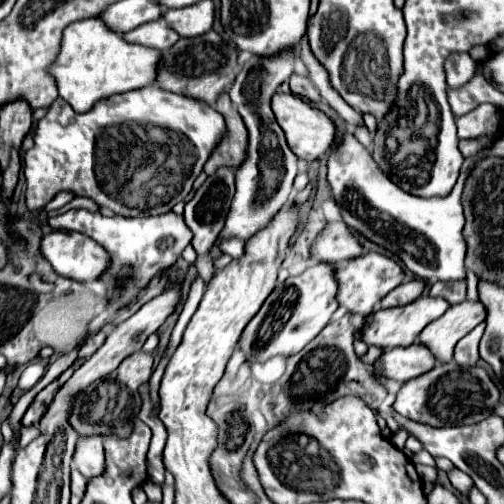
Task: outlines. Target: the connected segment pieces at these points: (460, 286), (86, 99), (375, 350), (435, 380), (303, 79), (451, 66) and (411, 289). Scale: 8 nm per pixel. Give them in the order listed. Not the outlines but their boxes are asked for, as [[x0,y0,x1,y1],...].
[[430,280,466,304],[50,18,160,112],[360,346,384,372],[392,362,500,426],[290,74,320,102],[446,56,476,88],[380,278,426,308]]

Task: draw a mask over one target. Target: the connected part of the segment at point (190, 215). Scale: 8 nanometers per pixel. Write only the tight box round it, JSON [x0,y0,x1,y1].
[184,168,236,282]

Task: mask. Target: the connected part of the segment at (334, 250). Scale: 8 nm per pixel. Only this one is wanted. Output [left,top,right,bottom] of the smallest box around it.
[312,222,366,264]

